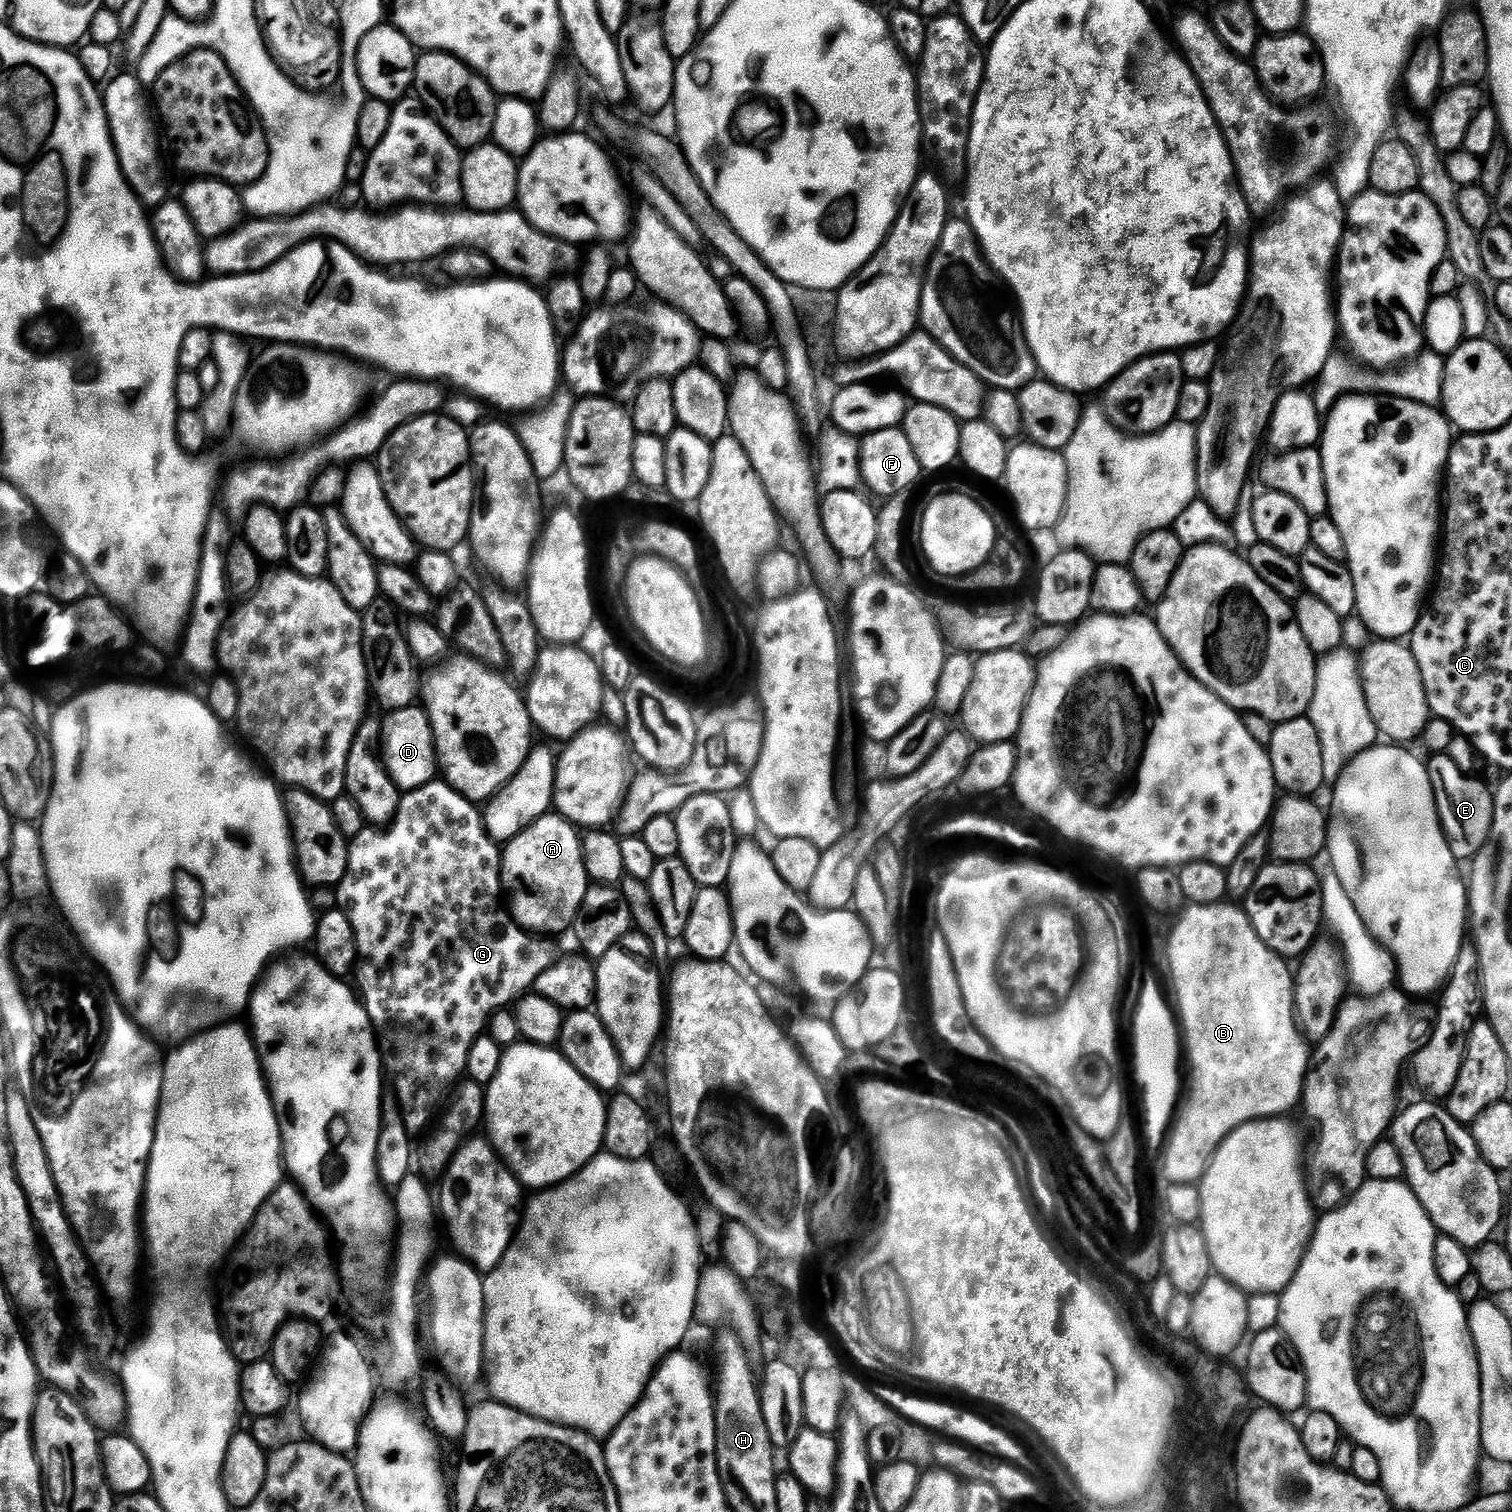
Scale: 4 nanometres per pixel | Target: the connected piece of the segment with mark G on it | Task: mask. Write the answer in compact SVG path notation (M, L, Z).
M433 782L415 788L413 792L401 795L400 805L396 811L396 819L383 830L376 826L365 826L358 838L350 841L348 846L348 865L346 874L340 884L335 885L335 903L340 911L350 918L350 926L354 926L354 938L358 942L358 959L354 973L355 987L358 995L372 1019L372 1027L376 1029L376 1038L382 1053L382 1063L390 1090L397 1096L402 1122L412 1138L418 1137L419 1132L429 1131L428 1123L440 1104L444 1095L449 1095L450 1089L465 1075L470 1058L470 1046L478 1037L485 1035L488 1020L500 1008L515 1005L521 996L535 989L536 979L554 963L551 939L541 938L528 929L523 928L506 907L504 883L500 877L500 857L502 848L497 841L490 838L484 829L484 817L479 807L472 805L473 801L463 792L454 790L451 783Z

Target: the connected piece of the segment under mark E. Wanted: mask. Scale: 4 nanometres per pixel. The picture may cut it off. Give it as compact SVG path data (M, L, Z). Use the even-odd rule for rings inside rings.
M1436 754L1427 761L1428 777L1434 790L1436 799L1436 809L1440 815L1440 824L1444 828L1444 837L1448 840L1450 850L1458 862L1471 862L1476 855L1486 846L1486 842L1492 833L1492 819L1494 818L1494 792L1491 787L1487 788L1480 780L1475 780L1472 776L1467 776L1454 761L1451 755Z

